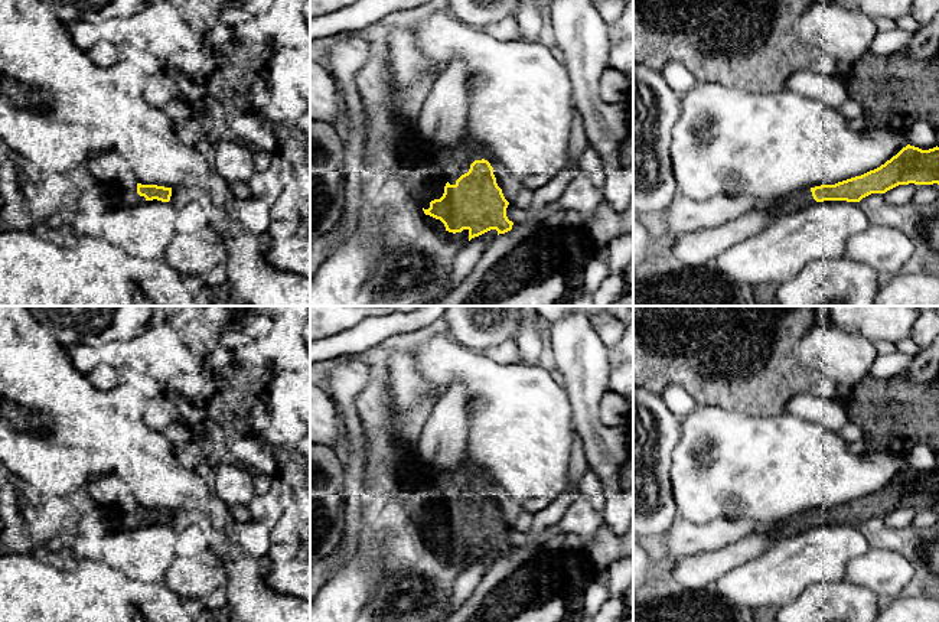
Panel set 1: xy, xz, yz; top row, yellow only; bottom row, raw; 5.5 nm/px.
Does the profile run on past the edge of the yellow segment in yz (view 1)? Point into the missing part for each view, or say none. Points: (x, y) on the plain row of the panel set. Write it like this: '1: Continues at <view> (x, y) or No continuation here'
1: Continues at yz (795, 524)

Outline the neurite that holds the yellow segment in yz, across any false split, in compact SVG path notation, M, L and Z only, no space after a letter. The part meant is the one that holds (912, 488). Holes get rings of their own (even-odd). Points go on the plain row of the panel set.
M907 468L880 491L835 508L821 508L792 515L763 531L773 540L808 531L815 525L860 525L871 517L886 517L899 508L939 508L939 470L922 473Z

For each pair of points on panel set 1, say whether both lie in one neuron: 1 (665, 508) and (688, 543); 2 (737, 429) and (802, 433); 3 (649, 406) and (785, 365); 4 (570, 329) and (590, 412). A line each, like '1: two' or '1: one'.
1: two
2: one
3: two
4: one

